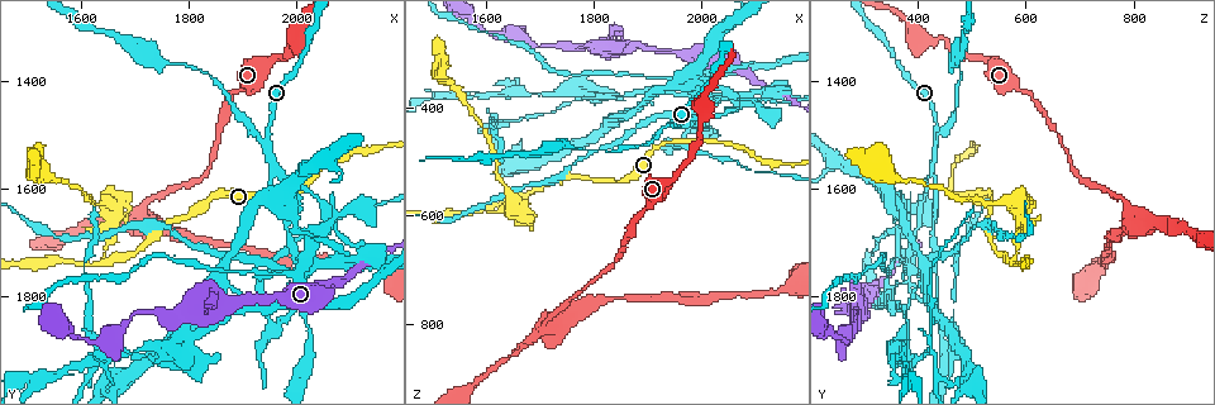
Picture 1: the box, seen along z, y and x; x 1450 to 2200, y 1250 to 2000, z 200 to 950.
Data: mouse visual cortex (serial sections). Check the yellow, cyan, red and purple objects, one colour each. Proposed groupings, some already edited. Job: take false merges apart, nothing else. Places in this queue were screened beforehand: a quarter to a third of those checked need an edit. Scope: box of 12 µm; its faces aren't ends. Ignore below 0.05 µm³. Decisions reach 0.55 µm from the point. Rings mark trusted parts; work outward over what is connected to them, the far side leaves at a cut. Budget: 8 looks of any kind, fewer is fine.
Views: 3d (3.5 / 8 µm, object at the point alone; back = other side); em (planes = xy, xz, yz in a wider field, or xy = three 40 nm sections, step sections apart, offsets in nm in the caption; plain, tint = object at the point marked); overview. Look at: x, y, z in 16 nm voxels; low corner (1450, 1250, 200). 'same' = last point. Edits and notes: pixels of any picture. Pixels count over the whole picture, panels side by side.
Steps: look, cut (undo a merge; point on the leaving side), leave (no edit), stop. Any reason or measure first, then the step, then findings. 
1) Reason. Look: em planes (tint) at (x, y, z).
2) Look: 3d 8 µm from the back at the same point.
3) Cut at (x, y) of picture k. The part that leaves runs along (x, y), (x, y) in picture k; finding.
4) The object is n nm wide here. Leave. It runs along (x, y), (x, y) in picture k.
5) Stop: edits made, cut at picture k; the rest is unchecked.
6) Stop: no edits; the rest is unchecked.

Abrupt turn. Look: 3d 3.5 µm at (1850, 1825, 285).

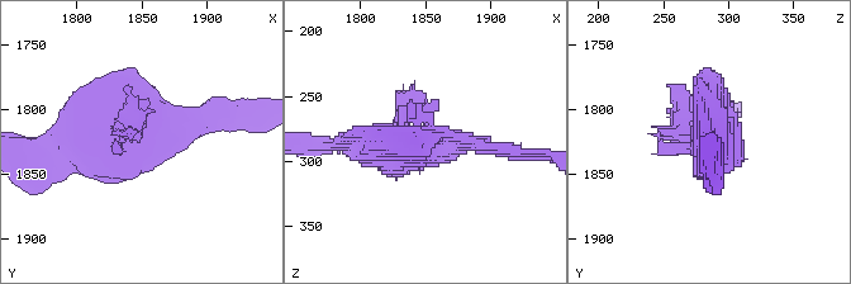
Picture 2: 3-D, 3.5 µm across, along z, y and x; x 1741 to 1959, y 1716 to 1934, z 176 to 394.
Shape alone is not enough. Look: em planes (tint) at (1854, 1824, 288).

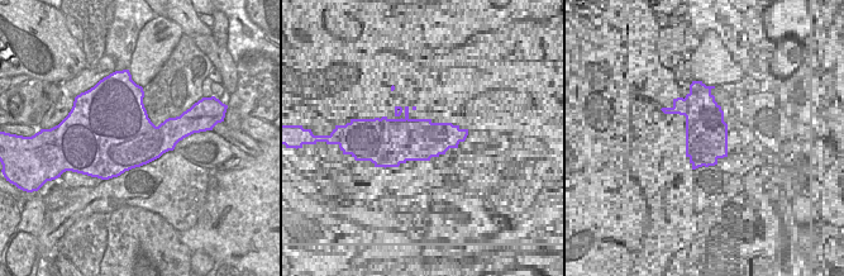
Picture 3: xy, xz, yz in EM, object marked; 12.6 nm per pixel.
Leave. It runs along (204, 122), (44, 167) in picture 2; all the same cell.

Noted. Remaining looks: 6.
Branch point. Look: 3d 8 µm at (1665, 1870, 270).

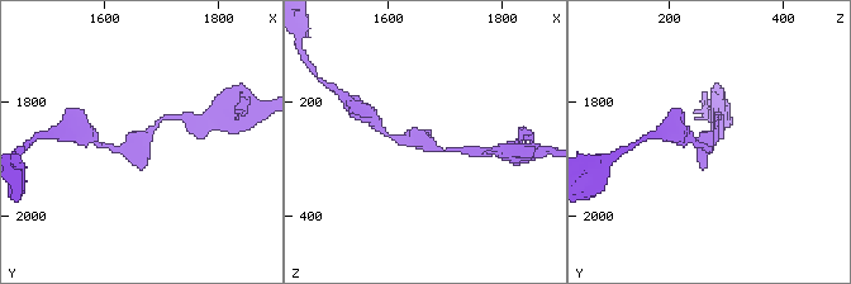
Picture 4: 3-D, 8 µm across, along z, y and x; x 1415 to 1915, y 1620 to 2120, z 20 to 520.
Look: 3d 3.5 µm at (1665, 1865, 270).

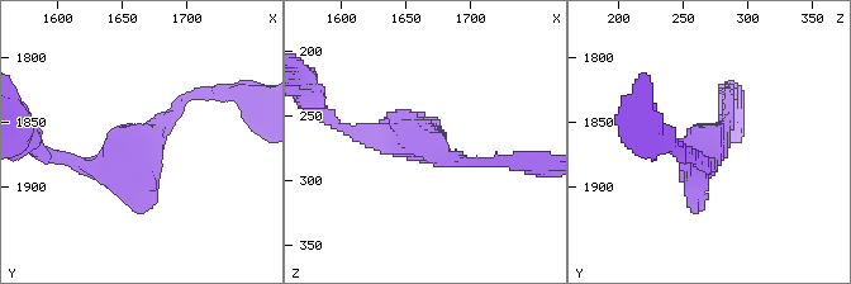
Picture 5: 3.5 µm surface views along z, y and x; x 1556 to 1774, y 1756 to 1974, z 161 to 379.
Look: em xy step 3 (tint) at (1664, 1866, 270).

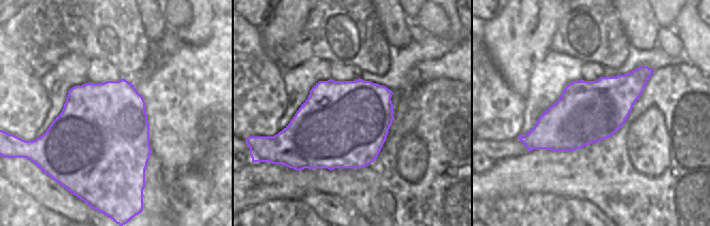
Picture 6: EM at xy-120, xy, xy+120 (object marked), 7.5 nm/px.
Leave. It runs along (180, 100), (105, 166), (47, 155) in picture 5; all the same cell.

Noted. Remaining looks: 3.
Arms part here. Look: 3d 8 µm at (1650, 1730, 575).

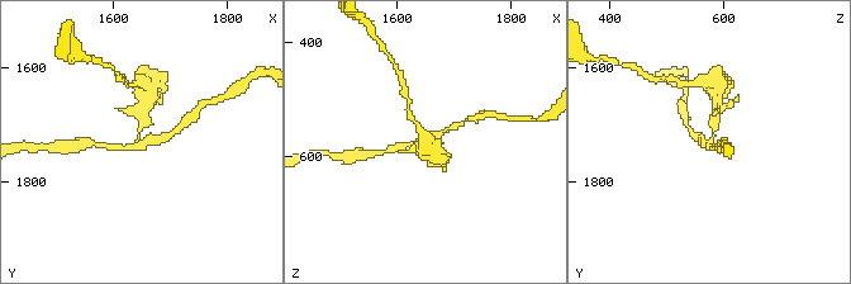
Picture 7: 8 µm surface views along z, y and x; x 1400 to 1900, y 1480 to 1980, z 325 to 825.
Look: em planes (tint) at (1655, 1725, 570).

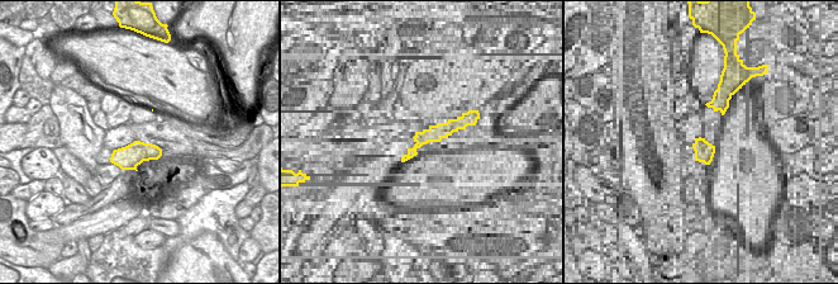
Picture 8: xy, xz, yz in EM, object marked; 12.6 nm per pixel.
3 arms meet here; the arms are 150, 200, 250 nm wide. Cut at (139, 112) of picture 7. The part that leaves runs along (139, 132), (150, 100), (146, 83) in picture 7; two cells meet here.

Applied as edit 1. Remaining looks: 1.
Stop: edits made, cut at picture 7; the rest is unchecked.

